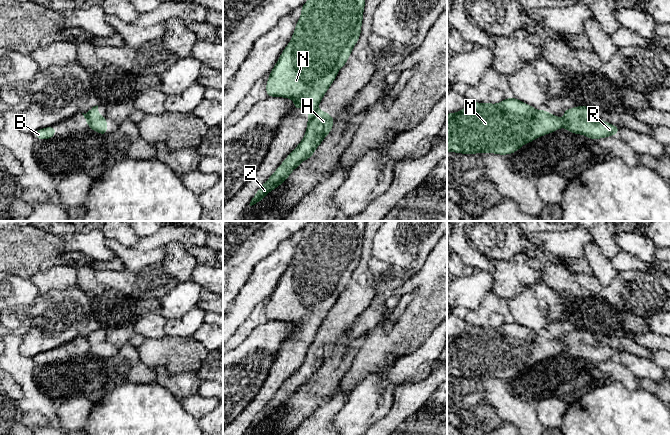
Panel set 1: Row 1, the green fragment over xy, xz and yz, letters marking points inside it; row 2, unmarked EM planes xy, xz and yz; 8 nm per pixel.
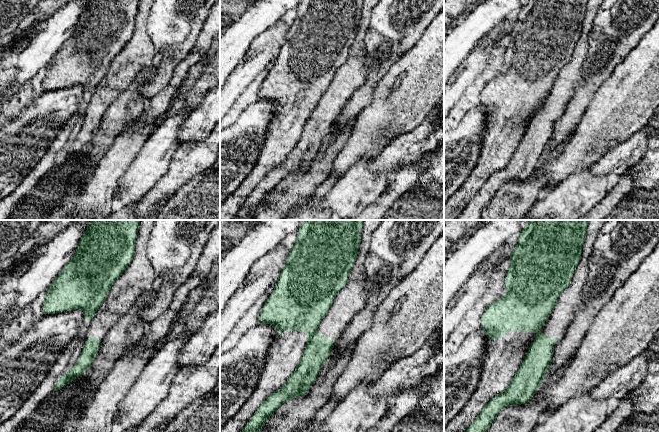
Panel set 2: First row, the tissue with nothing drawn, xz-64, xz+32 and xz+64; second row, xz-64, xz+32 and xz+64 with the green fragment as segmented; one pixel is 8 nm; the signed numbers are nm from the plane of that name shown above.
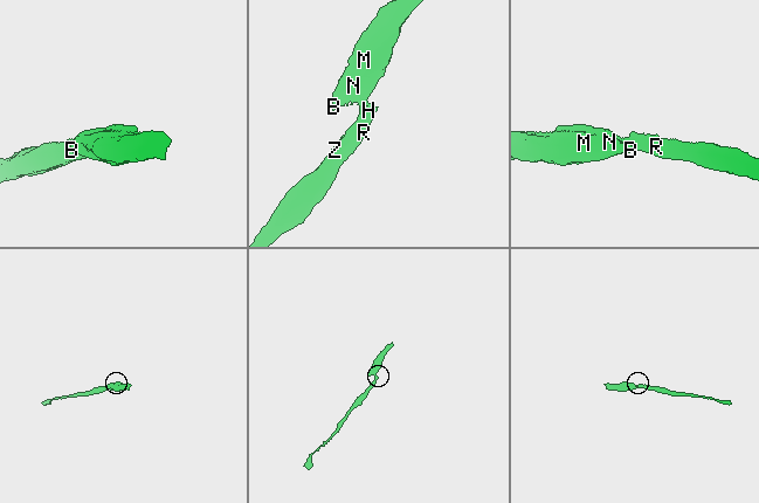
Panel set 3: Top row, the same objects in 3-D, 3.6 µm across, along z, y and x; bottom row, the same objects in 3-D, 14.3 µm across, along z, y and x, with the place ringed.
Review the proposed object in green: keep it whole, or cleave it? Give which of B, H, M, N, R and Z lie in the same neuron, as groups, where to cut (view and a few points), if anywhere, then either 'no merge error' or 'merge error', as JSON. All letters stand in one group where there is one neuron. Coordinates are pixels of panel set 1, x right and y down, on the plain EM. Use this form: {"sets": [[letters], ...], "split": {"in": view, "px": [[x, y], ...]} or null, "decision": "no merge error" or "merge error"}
{"sets": [["B", "M", "N"], ["H", "R", "Z"]], "split": {"in": "xz", "px": [[316, 333], [307, 349]]}, "decision": "merge error"}

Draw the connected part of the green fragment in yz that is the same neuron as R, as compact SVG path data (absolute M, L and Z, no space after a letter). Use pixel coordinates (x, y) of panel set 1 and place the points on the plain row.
M576 330L564 333L564 352L573 357L581 358L592 364L617 359L620 352L600 344L597 335L589 330Z

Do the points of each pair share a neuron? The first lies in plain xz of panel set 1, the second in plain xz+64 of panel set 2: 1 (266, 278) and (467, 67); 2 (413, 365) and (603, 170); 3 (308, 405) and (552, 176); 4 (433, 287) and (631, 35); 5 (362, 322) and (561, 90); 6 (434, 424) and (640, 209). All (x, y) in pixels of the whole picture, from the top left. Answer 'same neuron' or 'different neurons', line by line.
1: same neuron
2: same neuron
3: different neurons
4: different neurons
5: different neurons
6: same neuron

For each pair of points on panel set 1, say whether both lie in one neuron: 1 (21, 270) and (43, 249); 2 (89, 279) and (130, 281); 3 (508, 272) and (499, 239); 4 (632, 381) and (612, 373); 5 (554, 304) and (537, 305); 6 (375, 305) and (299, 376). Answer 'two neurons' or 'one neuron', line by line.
1: one neuron
2: two neurons
3: two neurons
4: one neuron
5: one neuron
6: two neurons

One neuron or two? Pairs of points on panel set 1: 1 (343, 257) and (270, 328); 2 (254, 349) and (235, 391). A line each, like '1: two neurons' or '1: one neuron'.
1: two neurons
2: one neuron

